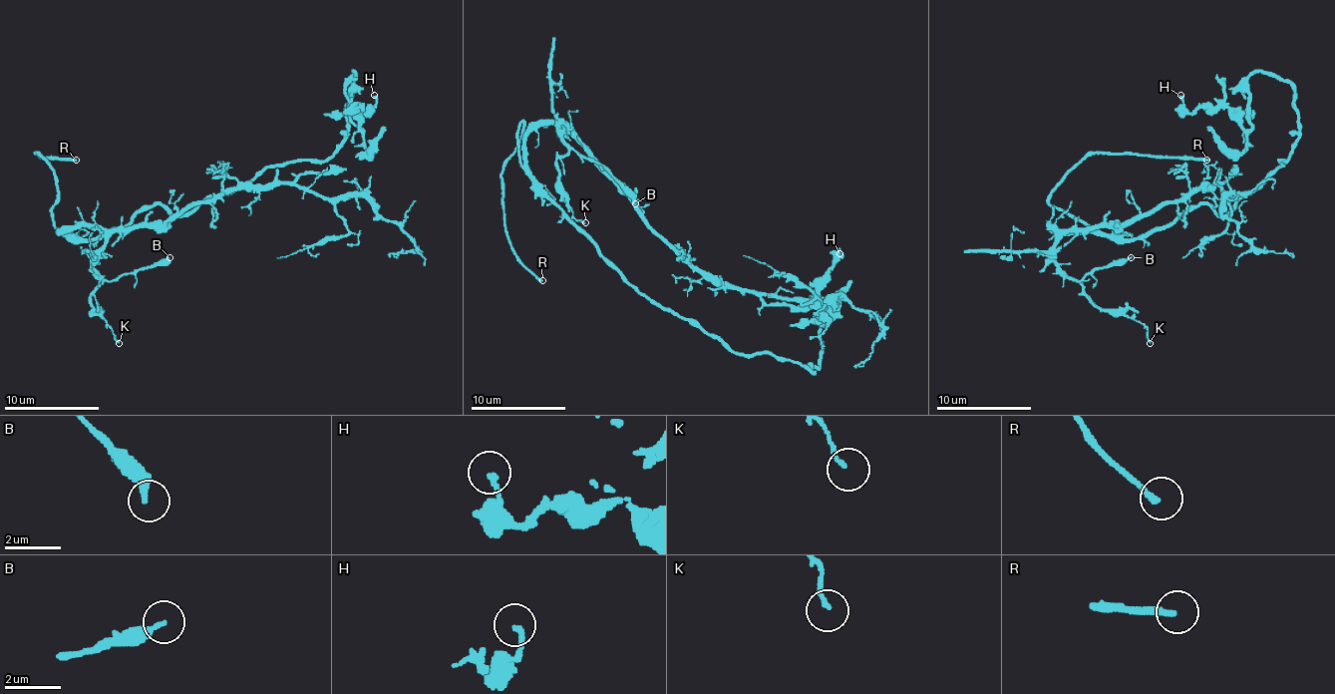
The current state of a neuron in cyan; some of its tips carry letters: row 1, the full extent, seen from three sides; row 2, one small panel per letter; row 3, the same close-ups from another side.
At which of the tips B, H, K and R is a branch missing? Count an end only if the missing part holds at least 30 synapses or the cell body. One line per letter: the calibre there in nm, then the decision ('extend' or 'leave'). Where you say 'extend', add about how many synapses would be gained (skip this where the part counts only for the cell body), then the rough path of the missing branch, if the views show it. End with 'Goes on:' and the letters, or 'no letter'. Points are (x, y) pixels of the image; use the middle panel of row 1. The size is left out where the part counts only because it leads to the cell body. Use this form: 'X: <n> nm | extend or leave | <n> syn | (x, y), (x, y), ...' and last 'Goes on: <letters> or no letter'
B: 240 nm | leave
H: 190 nm | leave
K: 120 nm | leave
R: 200 nm | extend | (542, 280), (563, 313), (587, 337), (590, 358)
Goes on: R

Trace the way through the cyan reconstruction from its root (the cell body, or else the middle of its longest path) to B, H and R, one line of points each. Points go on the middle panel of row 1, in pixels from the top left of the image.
B: (559, 206), (525, 164), (525, 137), (549, 123), (571, 128), (559, 135), (597, 161), (635, 203)
H: (559, 206), (671, 313), (733, 351), (809, 370), (817, 323), (829, 323), (819, 280), (839, 253)
R: (559, 206), (520, 161), (518, 128), (523, 123), (523, 137), (501, 171), (504, 229), (511, 251), (542, 280)

